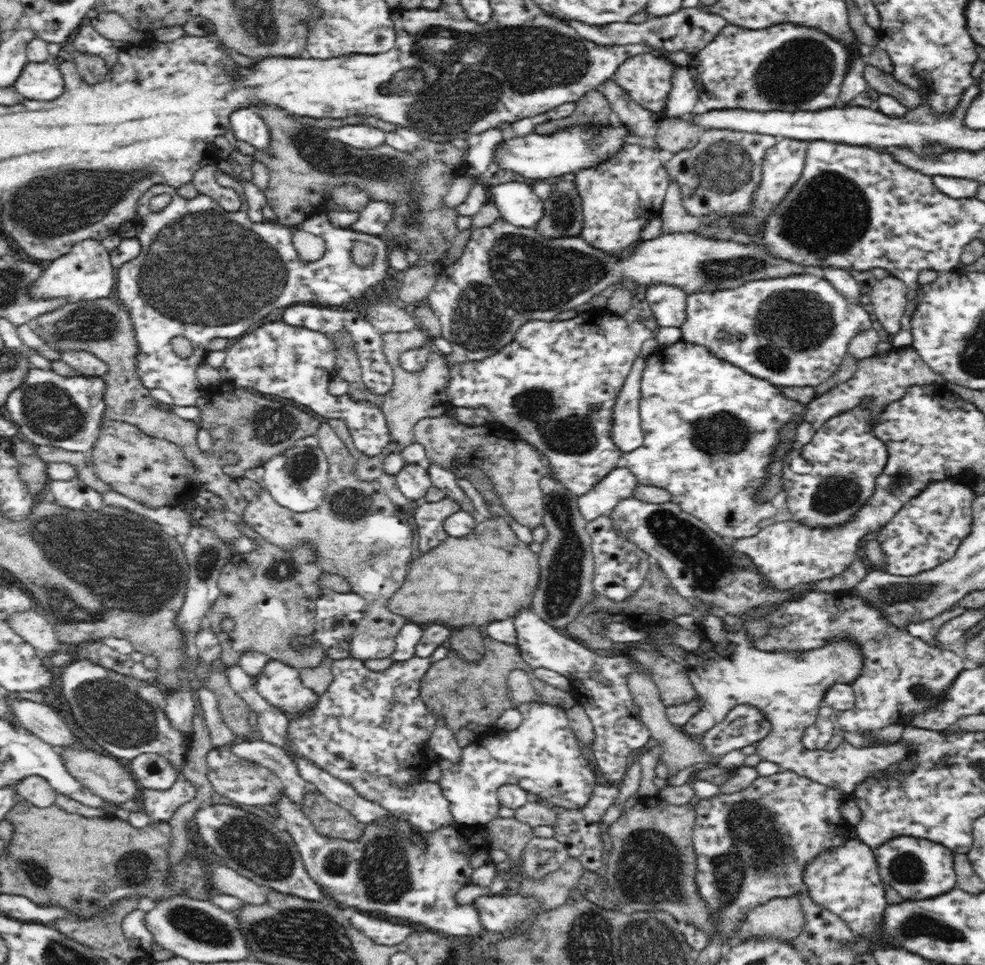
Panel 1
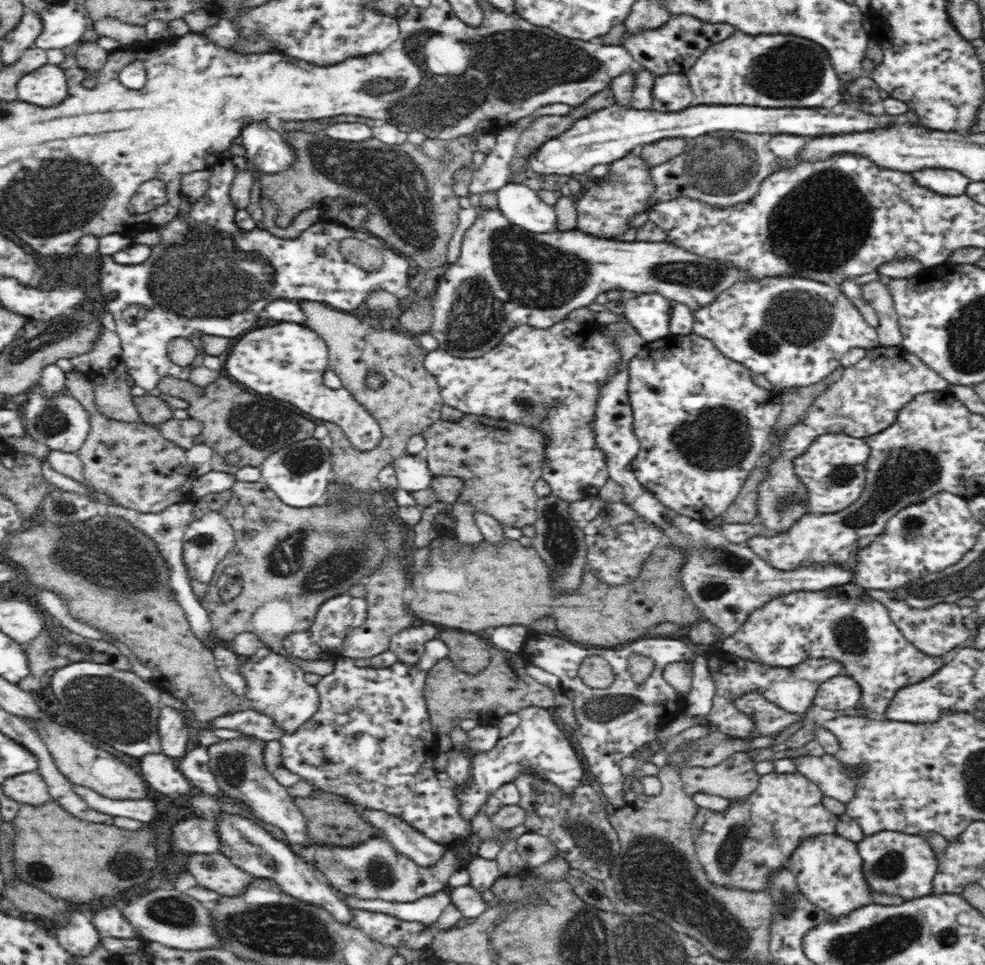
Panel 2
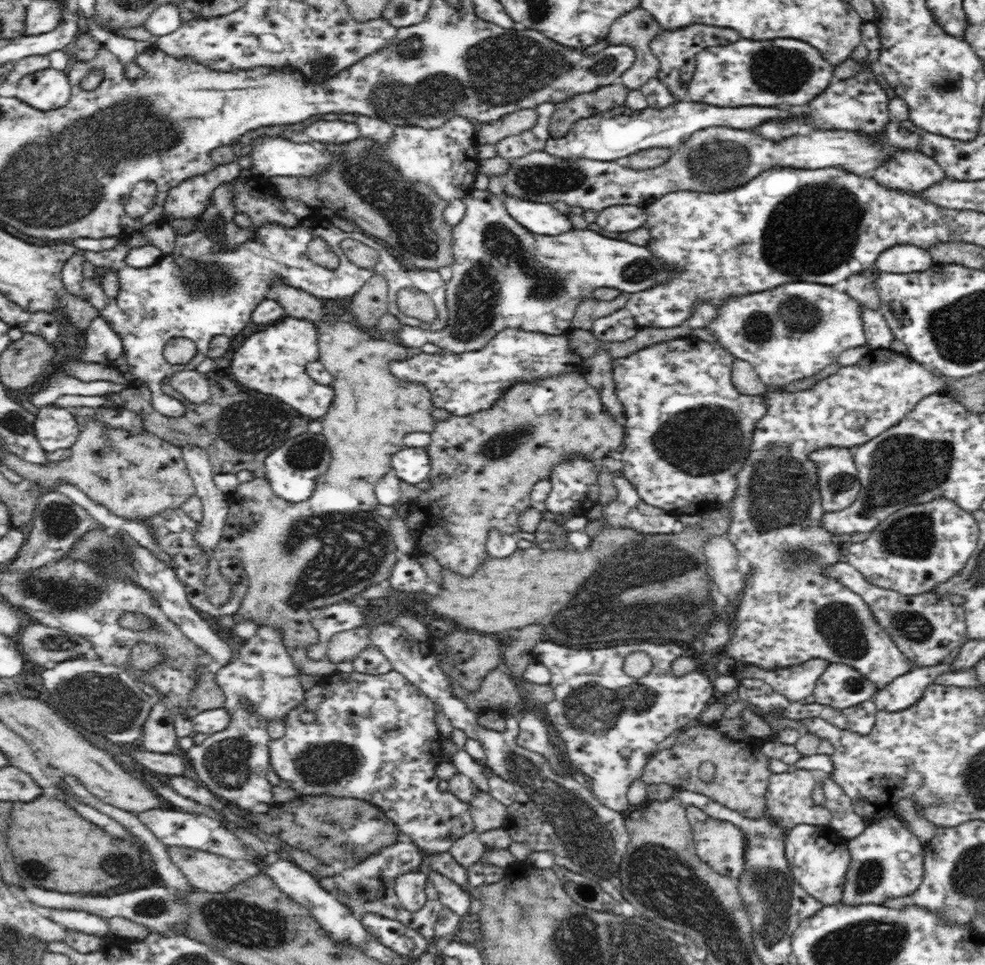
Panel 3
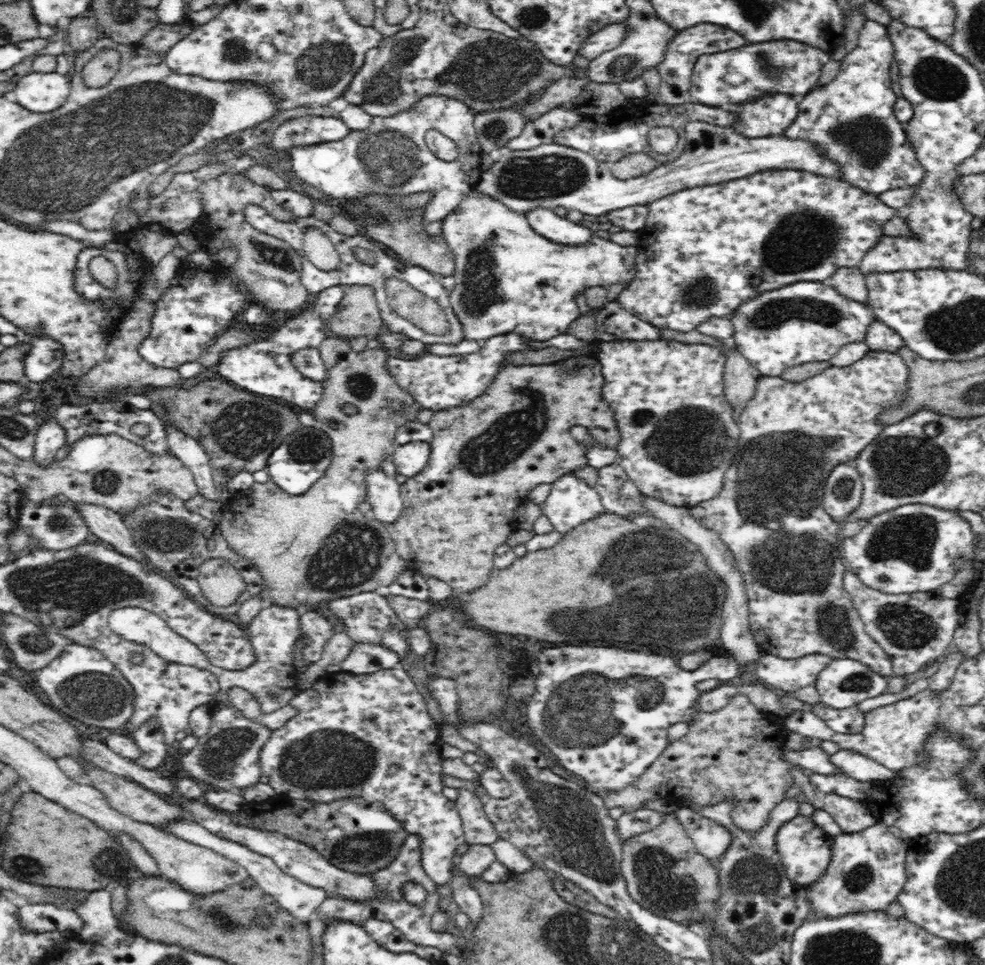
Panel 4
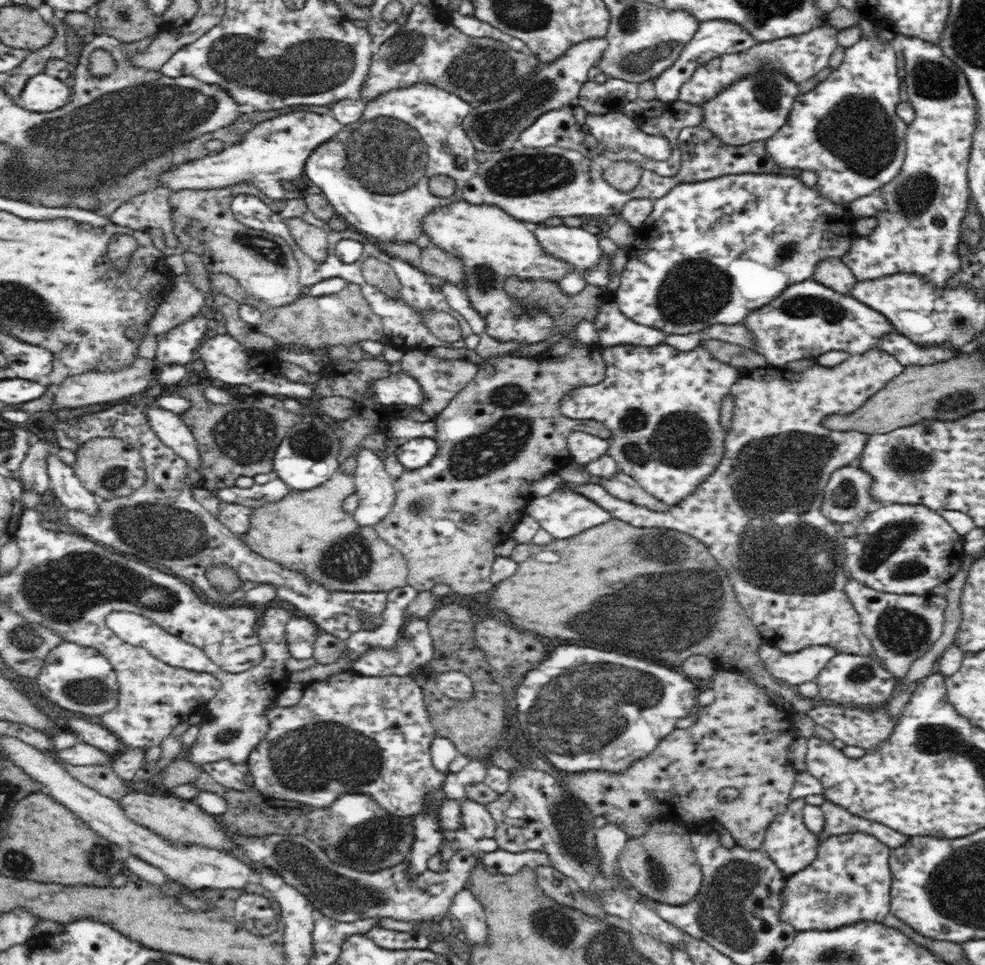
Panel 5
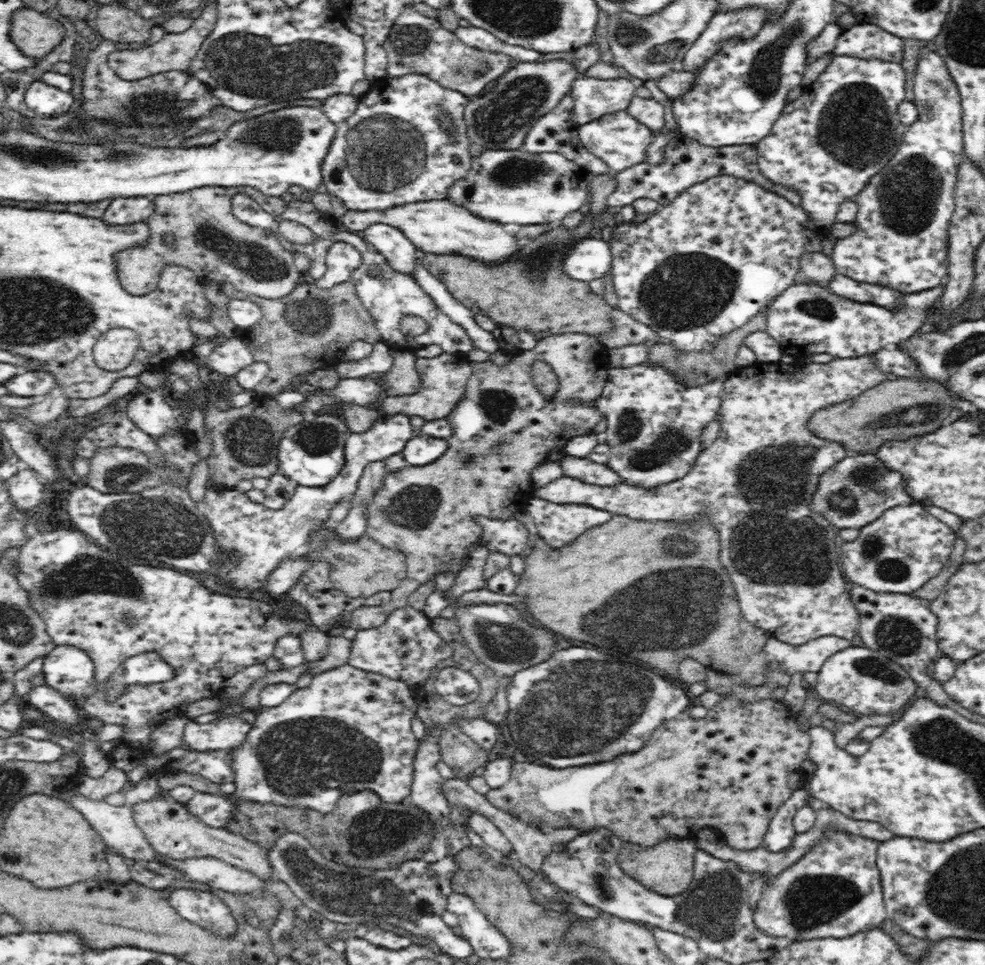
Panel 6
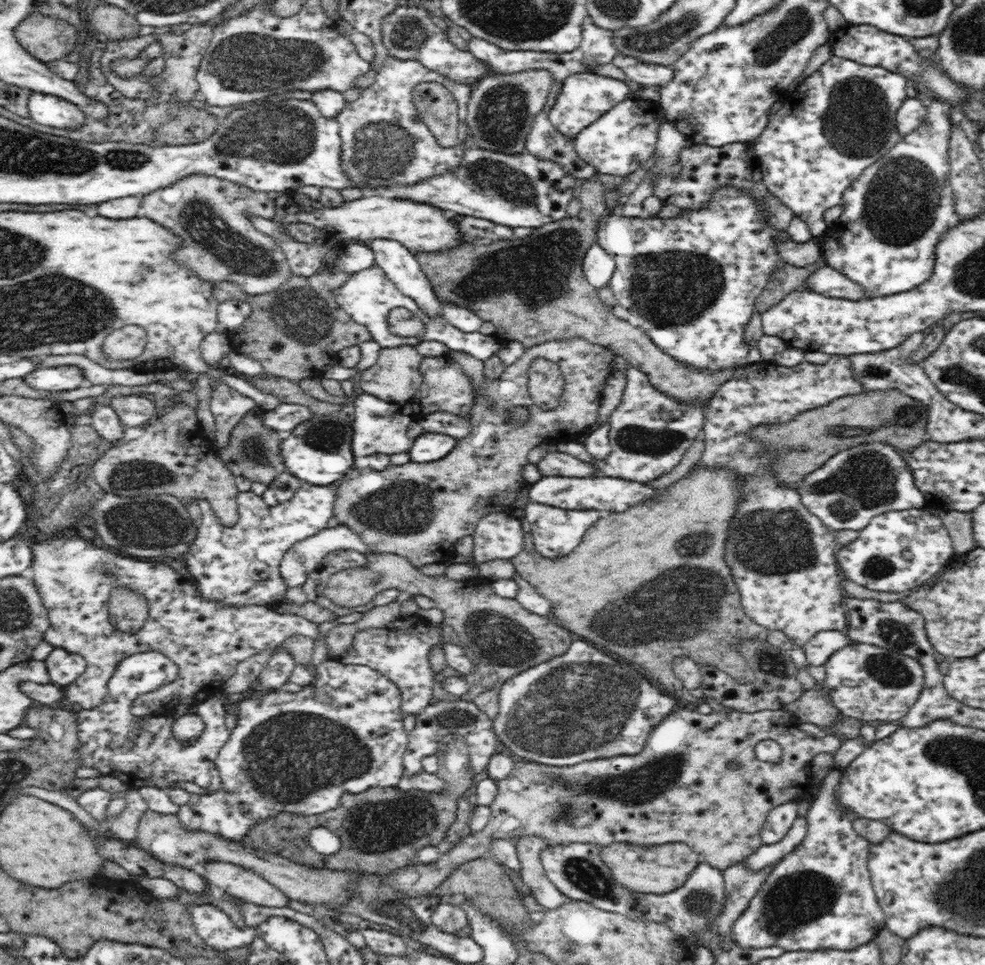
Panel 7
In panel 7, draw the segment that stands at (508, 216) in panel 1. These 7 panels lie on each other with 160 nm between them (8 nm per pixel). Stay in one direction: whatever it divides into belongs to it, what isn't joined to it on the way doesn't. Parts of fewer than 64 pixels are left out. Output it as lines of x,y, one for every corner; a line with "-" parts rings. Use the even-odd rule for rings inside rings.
597,242
585,252
583,273
592,288
608,287
614,271
614,259

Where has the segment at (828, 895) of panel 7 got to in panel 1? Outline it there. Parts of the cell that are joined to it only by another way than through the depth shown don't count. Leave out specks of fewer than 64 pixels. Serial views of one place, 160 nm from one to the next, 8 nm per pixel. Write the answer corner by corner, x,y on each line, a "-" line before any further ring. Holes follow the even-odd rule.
896,836
872,849
883,885
890,885
905,900
931,899
955,889
953,852
940,843
913,836

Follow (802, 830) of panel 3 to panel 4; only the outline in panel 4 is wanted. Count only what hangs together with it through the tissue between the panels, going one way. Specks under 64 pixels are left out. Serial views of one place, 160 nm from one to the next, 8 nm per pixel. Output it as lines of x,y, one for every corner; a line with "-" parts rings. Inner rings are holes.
798,814
792,820
780,824
776,830
776,849
788,879
802,887
817,882
831,860
832,840
832,836
818,829
812,817
805,814

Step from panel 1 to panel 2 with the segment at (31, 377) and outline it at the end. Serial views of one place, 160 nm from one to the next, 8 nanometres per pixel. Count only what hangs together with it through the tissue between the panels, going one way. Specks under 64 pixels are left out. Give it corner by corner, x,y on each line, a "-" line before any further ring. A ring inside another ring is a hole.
38,384
24,395
28,399
23,412
26,433
33,440
44,444
50,451
77,453
90,433
89,415
80,402
68,392
61,392
54,398
47,398
38,392

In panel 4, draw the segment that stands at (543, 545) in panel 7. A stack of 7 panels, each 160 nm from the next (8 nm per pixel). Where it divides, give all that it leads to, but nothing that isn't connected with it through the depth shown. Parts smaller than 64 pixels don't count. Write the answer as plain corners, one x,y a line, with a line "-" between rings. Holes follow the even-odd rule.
573,473
561,476
551,484
550,494
543,504
540,505
540,509
542,515
546,516
552,527
554,527
554,531
560,533
562,536
568,534
580,524
584,524
588,520
598,518
598,516
607,513
601,504
599,494
593,487
586,485

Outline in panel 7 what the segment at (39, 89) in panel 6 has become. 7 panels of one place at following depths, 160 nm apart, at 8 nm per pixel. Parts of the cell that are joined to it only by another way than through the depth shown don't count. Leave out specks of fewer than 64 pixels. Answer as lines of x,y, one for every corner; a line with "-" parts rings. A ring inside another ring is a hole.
32,93
28,108
34,122
50,128
75,131
85,125
85,114
75,104
57,96

